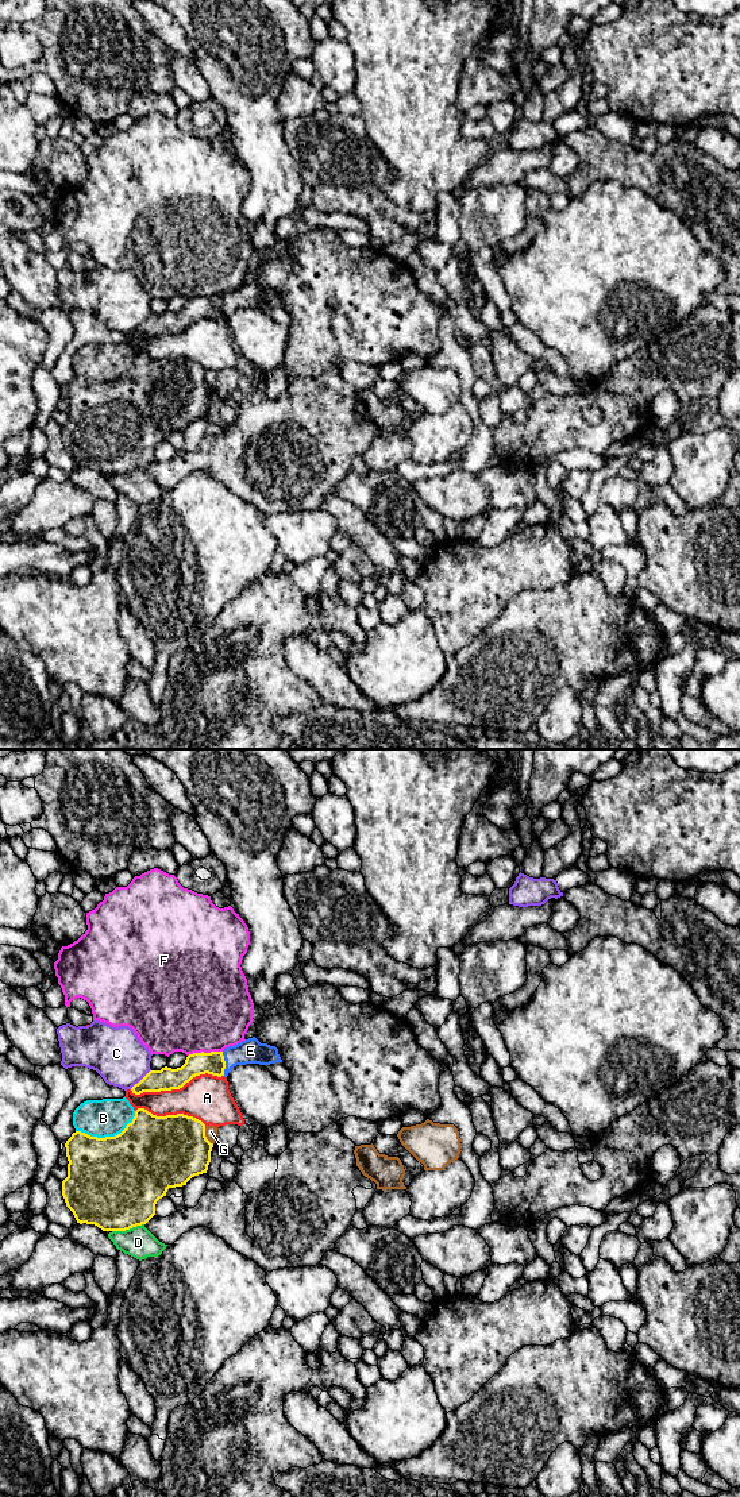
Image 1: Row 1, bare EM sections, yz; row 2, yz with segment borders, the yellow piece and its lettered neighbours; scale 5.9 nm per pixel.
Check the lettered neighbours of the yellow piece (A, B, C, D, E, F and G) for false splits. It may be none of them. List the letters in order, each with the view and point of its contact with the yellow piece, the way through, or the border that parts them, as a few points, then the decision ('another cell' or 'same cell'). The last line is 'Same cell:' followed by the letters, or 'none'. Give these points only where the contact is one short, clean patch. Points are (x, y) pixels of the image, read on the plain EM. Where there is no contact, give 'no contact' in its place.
A: meets yellow in yz at (176, 332); another cell
B: meets yellow in yz at (108, 381); another cell
C: meets yellow in yz at (141, 324); another cell
D: meets yellow in yz at (127, 473); another cell
E: meets yellow in yz at (224, 308); runs through yz (196, 308), (224, 308), (232, 300), (250, 294); same cell
F: meets yellow in yz at (203, 296); border along yz (222, 294), (193, 296), (188, 300); another cell
G: meets yellow in yz at (204, 379); another cell
Same cell: E

